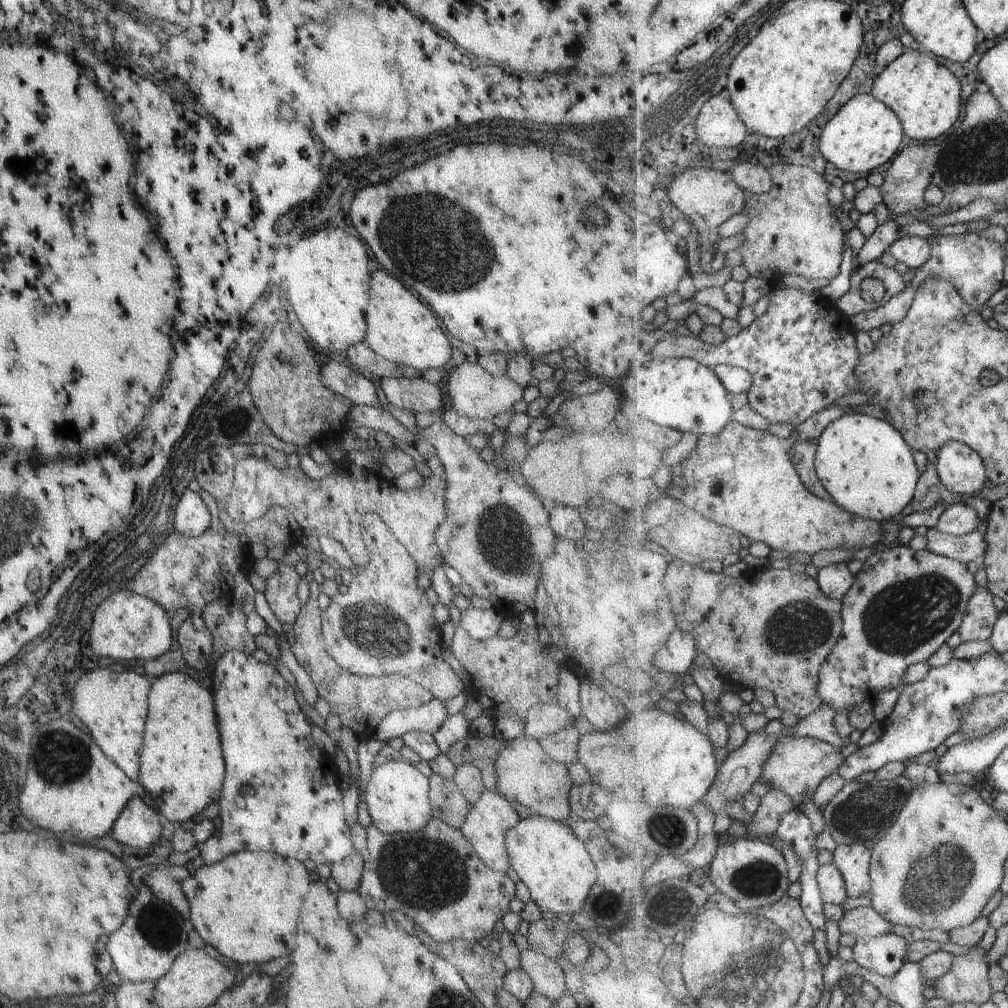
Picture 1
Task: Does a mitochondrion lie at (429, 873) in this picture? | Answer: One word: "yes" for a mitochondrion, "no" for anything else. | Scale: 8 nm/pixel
yes

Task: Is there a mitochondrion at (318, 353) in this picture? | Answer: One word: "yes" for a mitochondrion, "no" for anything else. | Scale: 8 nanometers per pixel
no

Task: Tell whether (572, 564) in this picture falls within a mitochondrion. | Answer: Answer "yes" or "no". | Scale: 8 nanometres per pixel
no

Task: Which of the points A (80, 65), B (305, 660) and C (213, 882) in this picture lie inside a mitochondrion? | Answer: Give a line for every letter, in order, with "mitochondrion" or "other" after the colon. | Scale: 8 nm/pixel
A: other
B: other
C: other

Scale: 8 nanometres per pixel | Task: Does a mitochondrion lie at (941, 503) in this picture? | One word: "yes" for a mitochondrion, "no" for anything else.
no

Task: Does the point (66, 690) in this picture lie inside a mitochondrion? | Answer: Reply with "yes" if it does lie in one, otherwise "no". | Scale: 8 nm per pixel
no

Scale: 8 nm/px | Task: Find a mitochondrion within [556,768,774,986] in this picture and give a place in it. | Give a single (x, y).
(669, 830)

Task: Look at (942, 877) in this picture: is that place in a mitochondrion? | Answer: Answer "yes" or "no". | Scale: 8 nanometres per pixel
yes

